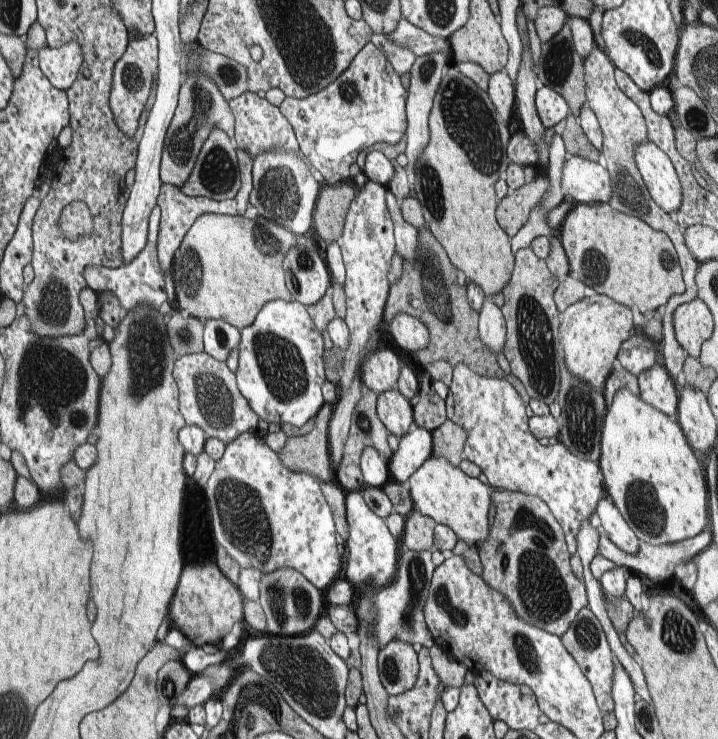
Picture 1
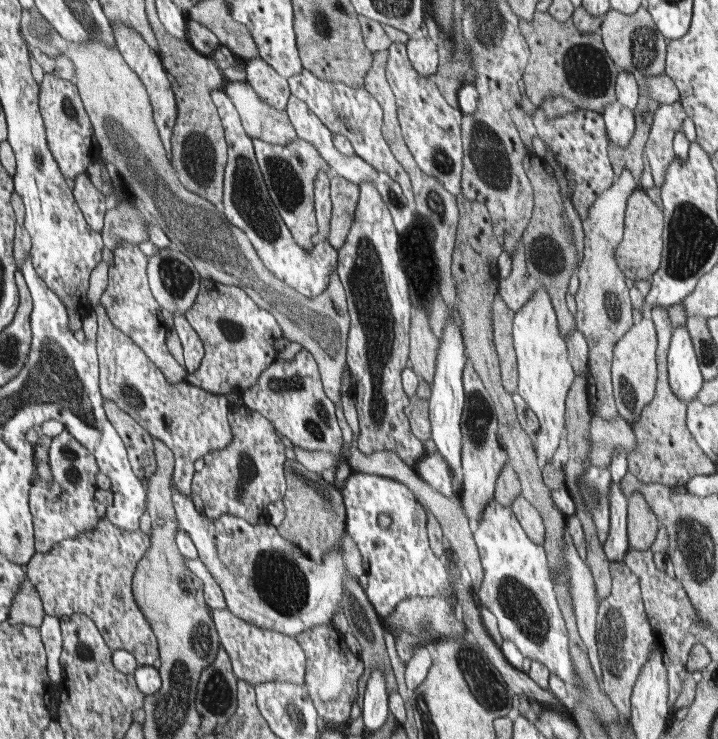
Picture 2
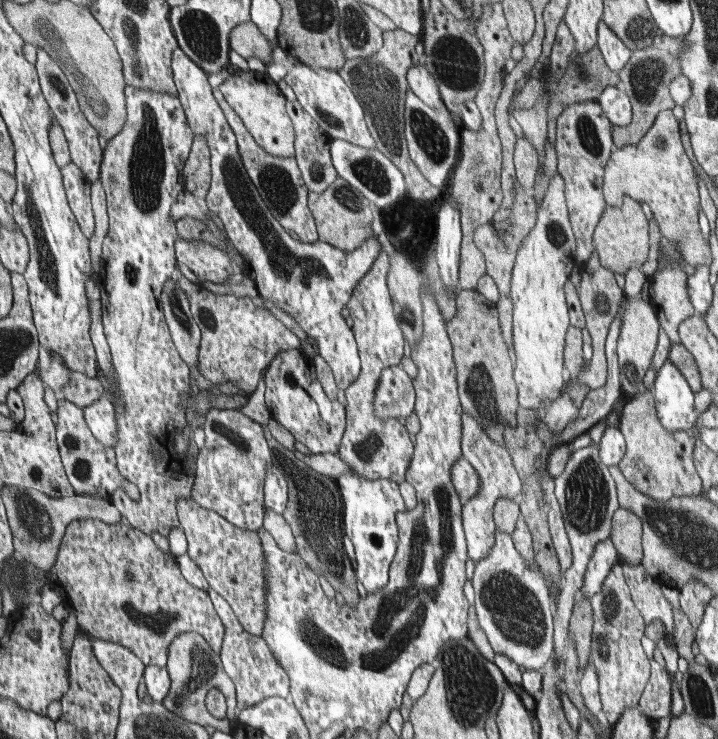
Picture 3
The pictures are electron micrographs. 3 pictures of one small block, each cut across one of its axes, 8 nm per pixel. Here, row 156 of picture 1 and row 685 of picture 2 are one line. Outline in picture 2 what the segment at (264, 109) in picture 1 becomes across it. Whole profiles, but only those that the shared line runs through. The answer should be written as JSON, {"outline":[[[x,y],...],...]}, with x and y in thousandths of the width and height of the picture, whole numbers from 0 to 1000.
{"outline":[[[318,823],[294,825],[308,874],[315,878],[326,912],[354,930],[370,922],[401,922],[423,927],[429,908],[429,889],[419,871],[405,861],[376,851],[345,844],[336,835],[326,834]]]}

